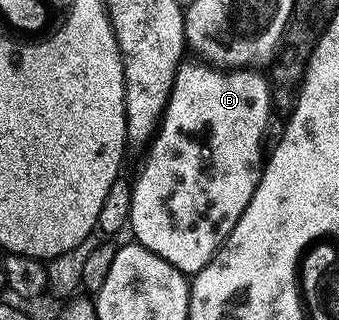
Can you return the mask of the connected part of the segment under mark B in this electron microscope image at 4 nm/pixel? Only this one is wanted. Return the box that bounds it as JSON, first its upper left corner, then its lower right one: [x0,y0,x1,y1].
[129,59,273,275]

